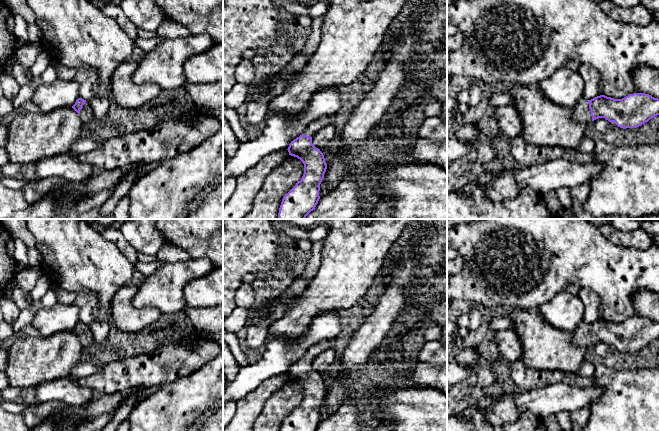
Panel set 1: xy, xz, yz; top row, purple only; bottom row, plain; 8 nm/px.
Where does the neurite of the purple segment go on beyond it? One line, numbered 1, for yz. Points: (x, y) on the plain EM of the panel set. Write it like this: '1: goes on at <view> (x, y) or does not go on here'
1: goes on at yz (581, 337)

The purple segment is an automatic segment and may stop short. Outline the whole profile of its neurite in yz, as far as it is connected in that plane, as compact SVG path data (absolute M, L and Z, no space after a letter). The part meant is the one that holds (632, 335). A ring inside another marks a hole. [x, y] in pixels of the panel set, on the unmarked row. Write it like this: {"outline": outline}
{"outline": "M633 317L622 323L605 319L591 324L581 323L572 332L572 344L591 348L598 342L614 346L618 351L637 352L659 339L659 323L645 317Z"}

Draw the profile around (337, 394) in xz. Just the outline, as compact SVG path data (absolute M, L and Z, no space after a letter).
M341 378L336 379L327 389L324 402L320 408L319 420L325 420L334 415L349 397L349 391Z

